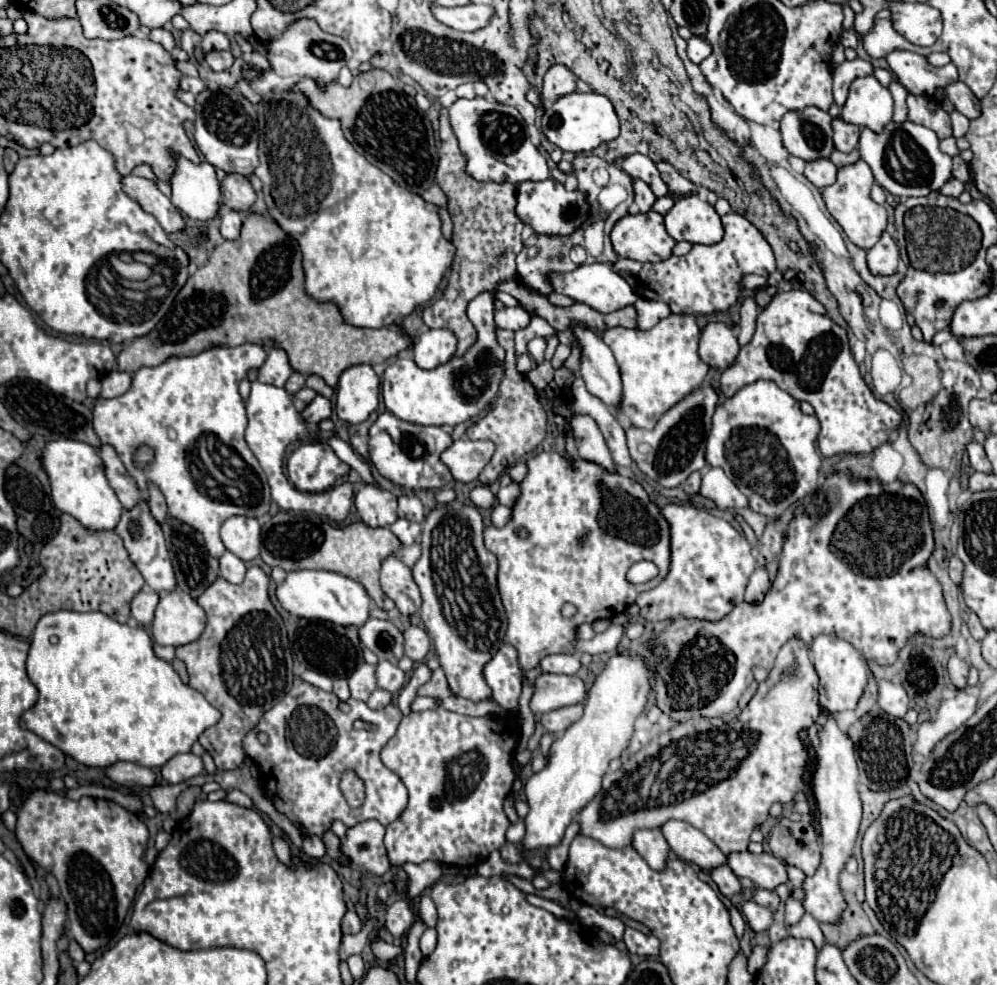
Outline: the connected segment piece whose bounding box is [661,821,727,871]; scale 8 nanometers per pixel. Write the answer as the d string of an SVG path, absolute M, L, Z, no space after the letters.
M667 821L661 827L661 833L679 859L695 863L703 871L713 871L721 865L727 865L727 857L721 853L721 849L717 849L717 845L713 845L713 841L705 833L689 823Z

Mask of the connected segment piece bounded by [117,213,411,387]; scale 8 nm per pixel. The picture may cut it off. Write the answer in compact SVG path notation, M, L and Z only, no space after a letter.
M249 213L243 221L241 237L237 241L225 241L213 249L209 261L197 269L185 283L185 287L175 297L169 313L149 331L145 337L133 339L133 343L125 345L117 357L117 369L125 373L135 373L141 367L157 367L171 357L197 355L211 347L225 345L241 345L247 341L263 343L269 339L275 347L283 349L289 357L293 371L301 375L319 375L325 379L329 387L335 387L339 375L353 365L367 363L377 365L395 357L403 351L411 339L397 325L389 325L383 329L359 329L353 325L345 325L337 307L333 303L317 303L303 289L305 273L301 267L301 249L299 245L271 219Z

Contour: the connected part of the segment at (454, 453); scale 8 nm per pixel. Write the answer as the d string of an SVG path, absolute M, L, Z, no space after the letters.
M455 441L443 455L441 461L449 467L455 481L469 483L475 481L481 469L493 457L495 445L491 441Z

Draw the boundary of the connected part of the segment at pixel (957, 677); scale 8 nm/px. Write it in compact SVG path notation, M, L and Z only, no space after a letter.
M953 655L953 657L949 659L947 669L949 669L949 677L951 677L953 685L959 687L959 689L963 689L963 687L967 685L967 671L969 671L969 665Z

